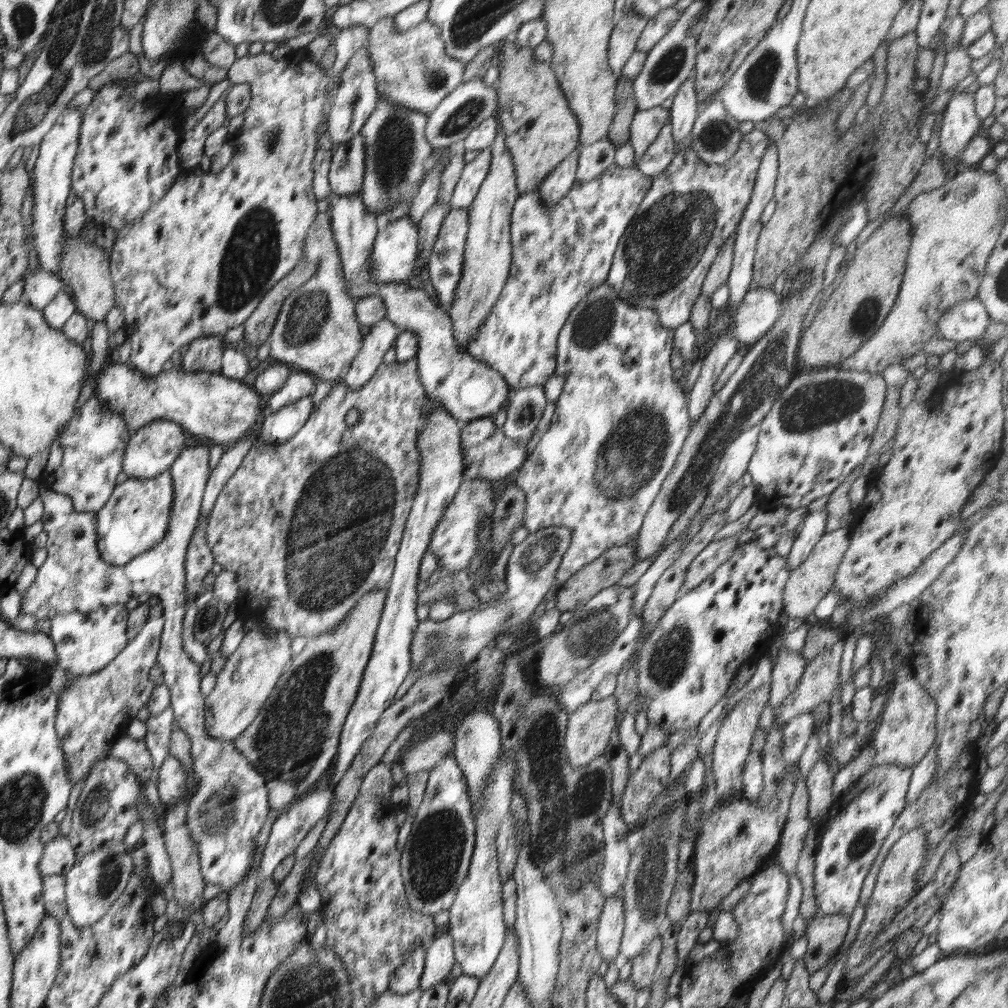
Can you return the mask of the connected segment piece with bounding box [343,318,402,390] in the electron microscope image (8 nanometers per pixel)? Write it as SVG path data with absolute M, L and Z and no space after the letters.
M386 318L380 319L370 328L370 333L363 337L360 350L352 361L349 373L344 378L343 384L348 389L356 390L370 381L383 363L384 354L392 347L402 331Z

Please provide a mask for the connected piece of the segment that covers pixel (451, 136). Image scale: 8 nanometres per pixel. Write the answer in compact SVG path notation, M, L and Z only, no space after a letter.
M481 78L463 82L458 88L449 92L438 104L437 108L428 115L426 122L426 141L434 149L460 147L466 136L477 128L480 123L496 115L498 106L496 85L488 86Z

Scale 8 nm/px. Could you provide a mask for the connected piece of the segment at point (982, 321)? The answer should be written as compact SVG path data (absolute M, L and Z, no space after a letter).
M978 296L954 304L938 321L937 336L951 342L982 339L991 318Z

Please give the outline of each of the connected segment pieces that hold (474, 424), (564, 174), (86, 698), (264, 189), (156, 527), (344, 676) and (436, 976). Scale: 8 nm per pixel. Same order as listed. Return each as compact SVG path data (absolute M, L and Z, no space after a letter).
M482 417L461 426L461 448L464 452L464 478L482 477L498 480L516 473L525 461L526 447L514 438L506 438L502 428L498 428L492 418Z
M580 146L562 160L562 163L542 182L542 186L537 188L541 193L541 202L545 206L554 206L572 186L575 186L578 153Z
M161 603L151 608L149 618L142 631L138 633L110 665L102 668L98 672L89 675L73 675L65 685L64 691L59 695L62 696L62 708L57 708L58 713L58 735L62 736L62 748L66 748L66 760L70 760L69 775L70 780L77 782L80 778L88 778L92 772L92 762L100 756L101 752L109 744L113 744L120 739L121 735L128 734L130 724L137 719L137 712L144 708L146 703L152 698L155 681L150 681L148 673L158 664L158 652L161 644L161 634L164 627L163 608Z
M262 52L256 55L245 55L237 58L228 69L227 78L233 85L248 83L251 86L251 102L244 114L244 124L241 127L238 140L234 140L234 153L230 163L221 172L203 172L201 176L178 176L174 185L163 196L158 204L155 204L150 211L134 223L127 224L116 234L116 242L110 257L110 272L113 283L116 285L116 302L120 306L125 316L125 323L122 328L126 330L127 337L131 340L132 356L128 360L134 368L141 369L145 376L156 376L163 370L165 362L181 346L186 346L192 340L205 336L225 334L229 330L240 326L243 321L254 312L261 298L282 278L284 278L302 258L302 249L306 235L314 222L317 209L321 200L313 193L312 159L315 157L318 143L317 127L324 123L322 107L329 83L328 72L322 71L319 64L310 62L300 62L292 66L290 62L286 64L286 59L274 59L270 54Z
M169 469L149 479L128 477L119 484L113 495L97 512L98 528L96 542L102 559L123 567L138 555L156 547L165 537L169 527L170 509L173 501L172 476Z
M368 592L358 600L350 610L350 616L346 616L346 620L336 630L310 638L302 653L293 657L278 679L257 718L245 732L232 740L236 750L249 760L249 765L267 778L268 802L272 809L282 812L290 803L301 799L304 794L308 794L310 786L314 786L320 776L330 770L330 765L335 764L342 728L370 661L385 602L385 592Z
M441 930L425 954L425 965L419 987L425 991L450 979L452 966L456 964L452 935Z

